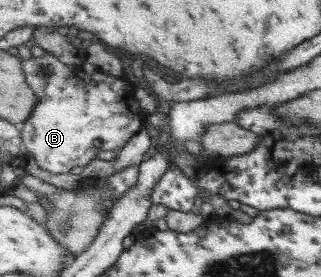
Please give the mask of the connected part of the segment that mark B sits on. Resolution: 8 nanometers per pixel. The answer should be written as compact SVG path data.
M45 52L41 57L25 59L22 63L23 71L25 71L25 75L27 75L28 85L35 91L38 101L30 118L20 125L20 131L22 132L22 139L26 151L32 154L39 168L53 174L63 174L64 172L73 170L75 166L87 166L93 159L97 159L97 154L99 154L101 150L111 150L116 153L120 151L121 148L123 148L123 146L125 146L125 144L127 144L127 142L129 142L129 140L131 140L131 138L133 138L133 136L135 136L135 134L144 126L145 118L143 117L143 108L136 98L136 88L133 87L131 80L115 77L115 74L103 74L99 70L94 74L87 74L80 66L65 64L57 55L49 52Z

